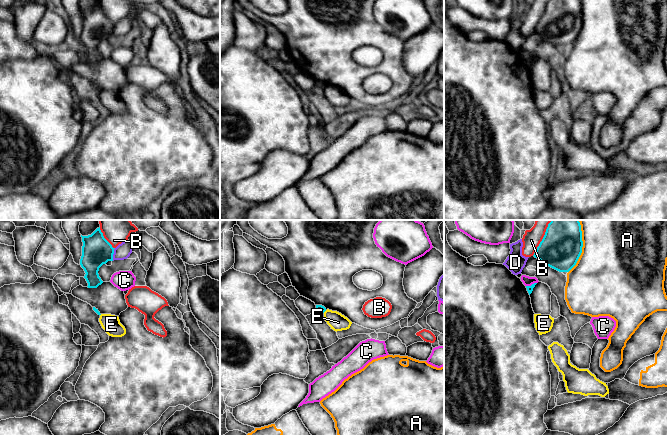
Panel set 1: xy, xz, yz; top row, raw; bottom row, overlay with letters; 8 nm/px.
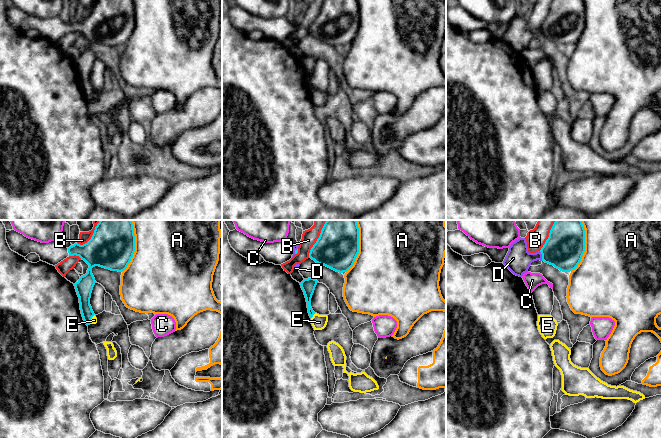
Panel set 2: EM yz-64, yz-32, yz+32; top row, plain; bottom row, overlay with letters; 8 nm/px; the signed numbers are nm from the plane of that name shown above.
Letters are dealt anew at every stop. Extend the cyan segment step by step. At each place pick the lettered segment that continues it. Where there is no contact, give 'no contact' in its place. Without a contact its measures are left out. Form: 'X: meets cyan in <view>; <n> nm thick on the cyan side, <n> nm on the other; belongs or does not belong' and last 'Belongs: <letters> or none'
A: meets cyan in yz; 320 nm thick on the cyan side, 500 nm on the other; does not belong
B: meets cyan in yz; 320 nm thick on the cyan side, 150 nm on the other; does not belong
C: meets cyan in yz; 50 nm thick on the cyan side, 80 nm on the other; does not belong
D: meets cyan in xy; 240 nm thick on the cyan side, 120 nm on the other; does not belong
E: meets cyan in xz; 50 nm thick on the cyan side, 140 nm on the other; does not belong
Belongs: none

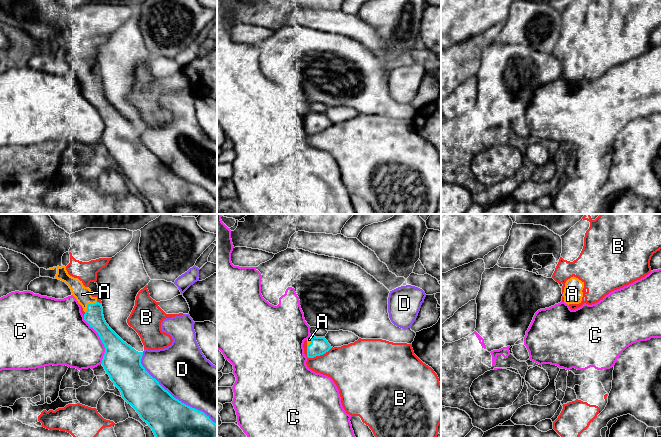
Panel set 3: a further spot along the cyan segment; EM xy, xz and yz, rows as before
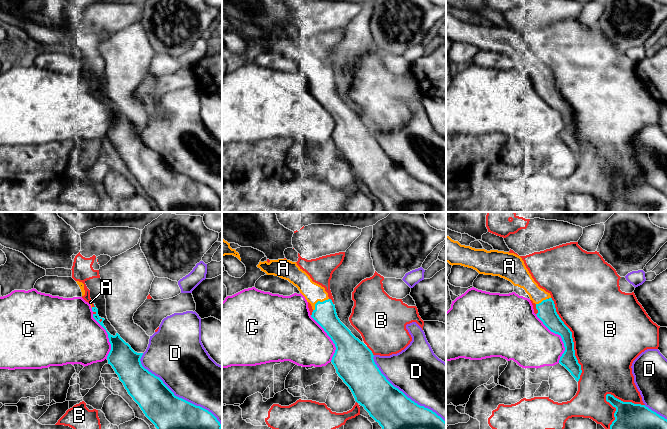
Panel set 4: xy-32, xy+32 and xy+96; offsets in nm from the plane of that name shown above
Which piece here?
A: meets cyan in xy; 150 nm thick on the cyan side, 130 nm on the other; belongs
B: meets cyan in xz; 140 nm thick on the cyan side, 340 nm on the other; does not belong
C: meets cyan in xy; 300 nm thick on the cyan side, 400 nm on the other; does not belong
D: meets cyan in xy; 380 nm thick on the cyan side, 420 nm on the other; does not belong
Belongs: A

